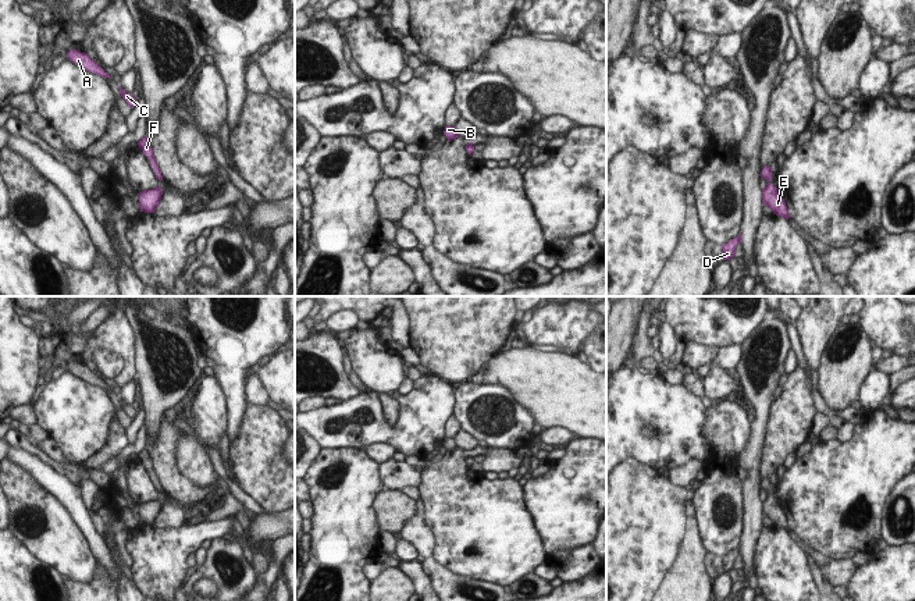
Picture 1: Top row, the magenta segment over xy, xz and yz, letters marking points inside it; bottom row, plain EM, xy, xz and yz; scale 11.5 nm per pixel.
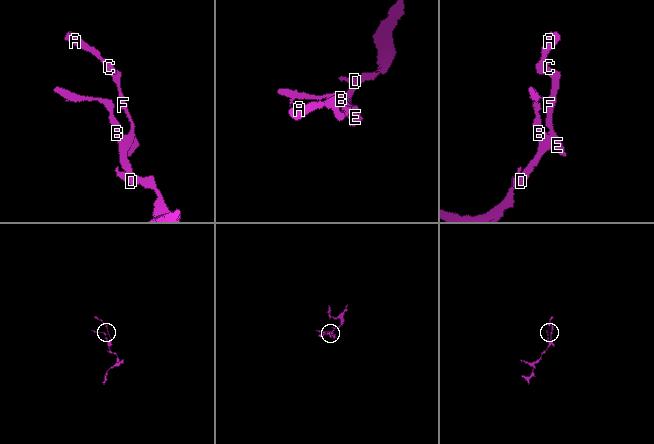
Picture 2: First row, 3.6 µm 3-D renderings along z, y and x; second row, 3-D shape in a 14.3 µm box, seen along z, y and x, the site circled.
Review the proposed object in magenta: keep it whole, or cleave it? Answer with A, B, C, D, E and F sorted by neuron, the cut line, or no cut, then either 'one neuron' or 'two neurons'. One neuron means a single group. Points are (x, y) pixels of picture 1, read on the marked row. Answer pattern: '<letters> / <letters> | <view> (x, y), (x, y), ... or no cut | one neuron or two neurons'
A B C D E F | no cut | one neuron

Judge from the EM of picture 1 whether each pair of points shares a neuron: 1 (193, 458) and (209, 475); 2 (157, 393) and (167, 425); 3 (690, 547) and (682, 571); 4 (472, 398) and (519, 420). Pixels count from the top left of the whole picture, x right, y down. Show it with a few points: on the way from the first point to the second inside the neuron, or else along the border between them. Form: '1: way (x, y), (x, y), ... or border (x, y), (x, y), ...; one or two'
1: way (196, 462), (205, 470); one
2: border (174, 404), (163, 413), (160, 431), (153, 438); two
3: way (690, 553), (690, 562), (687, 565); one
4: way (470, 416), (486, 436), (502, 434); one

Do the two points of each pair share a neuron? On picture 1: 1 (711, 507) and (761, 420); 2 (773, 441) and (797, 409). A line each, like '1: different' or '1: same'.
1: different
2: same

